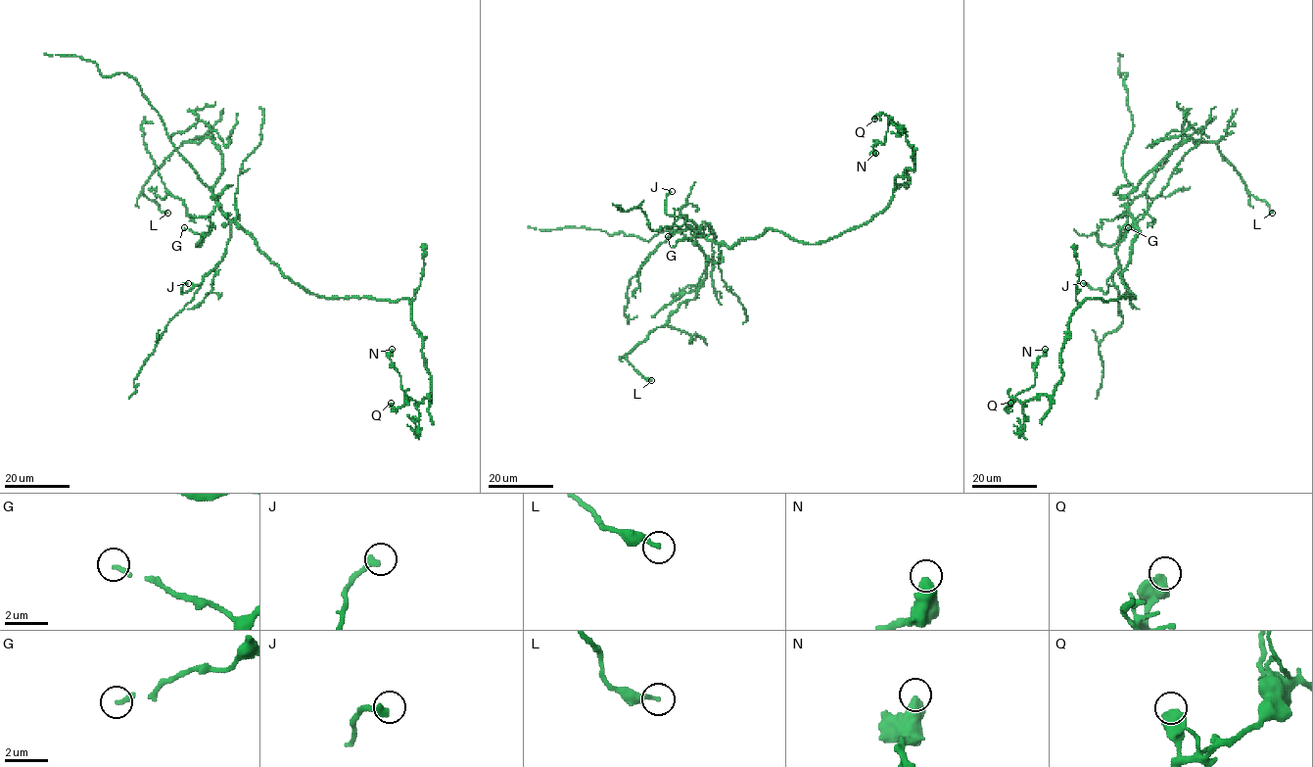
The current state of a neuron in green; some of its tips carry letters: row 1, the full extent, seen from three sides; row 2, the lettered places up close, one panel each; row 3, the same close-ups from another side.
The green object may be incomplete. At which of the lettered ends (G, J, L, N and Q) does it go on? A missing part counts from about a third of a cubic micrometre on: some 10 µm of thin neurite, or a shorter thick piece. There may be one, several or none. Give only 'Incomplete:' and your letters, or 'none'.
Incomplete: none

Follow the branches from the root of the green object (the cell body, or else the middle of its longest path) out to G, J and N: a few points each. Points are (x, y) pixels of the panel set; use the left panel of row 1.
G: (290, 278), (248, 233), (217, 207), (210, 217), (210, 229), (206, 234), (196, 234), (184, 227)
J: (290, 278), (248, 233), (232, 222), (223, 258), (199, 284), (182, 293), (182, 285), (188, 283)
N: (290, 278), (324, 297), (409, 299), (431, 396), (421, 402), (404, 397), (392, 349)

